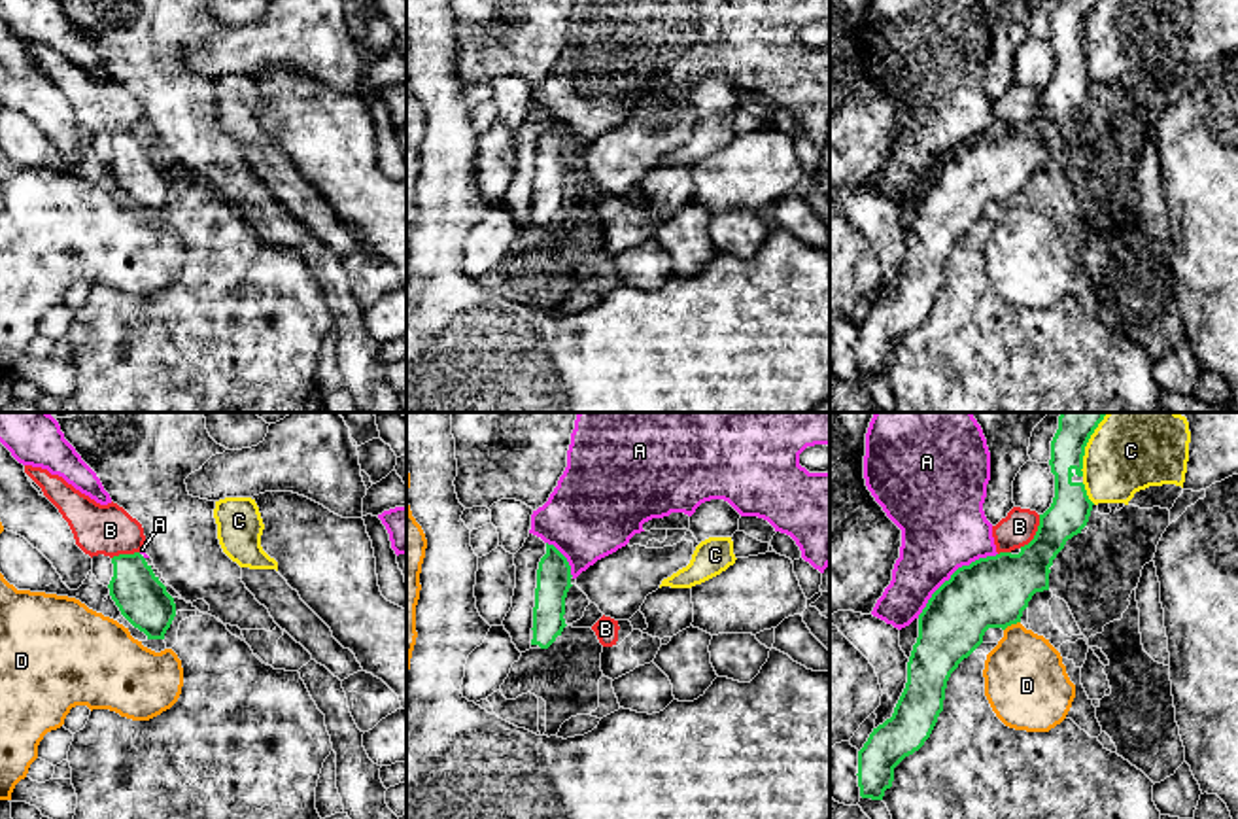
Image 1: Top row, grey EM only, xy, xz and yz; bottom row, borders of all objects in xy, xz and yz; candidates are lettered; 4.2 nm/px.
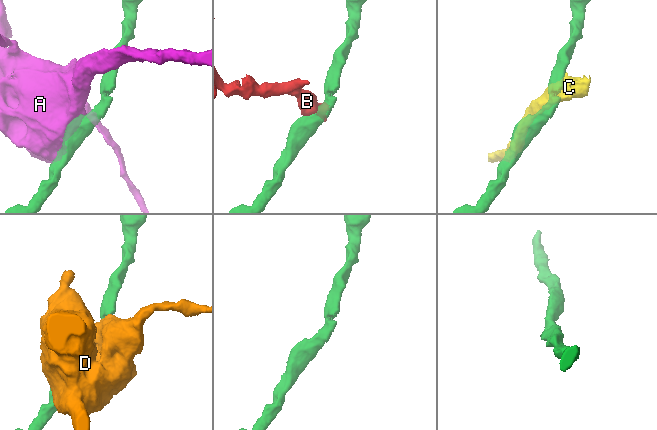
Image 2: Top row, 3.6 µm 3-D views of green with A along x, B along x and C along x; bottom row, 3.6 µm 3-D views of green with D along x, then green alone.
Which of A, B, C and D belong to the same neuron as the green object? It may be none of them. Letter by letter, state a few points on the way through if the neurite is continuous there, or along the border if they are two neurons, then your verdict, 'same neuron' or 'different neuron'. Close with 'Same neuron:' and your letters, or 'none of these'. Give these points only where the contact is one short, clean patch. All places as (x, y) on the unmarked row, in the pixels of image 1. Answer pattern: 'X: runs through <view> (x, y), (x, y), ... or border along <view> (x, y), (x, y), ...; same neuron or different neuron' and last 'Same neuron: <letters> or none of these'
A: different neuron
B: border along yz (1040, 91), (1036, 110), (1019, 123); different neuron
C: different neuron
D: border along yz (1019, 197), (1004, 207); different neuron
Same neuron: none of these

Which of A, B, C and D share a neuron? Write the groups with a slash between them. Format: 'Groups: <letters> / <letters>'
Groups: A / B / C / D

